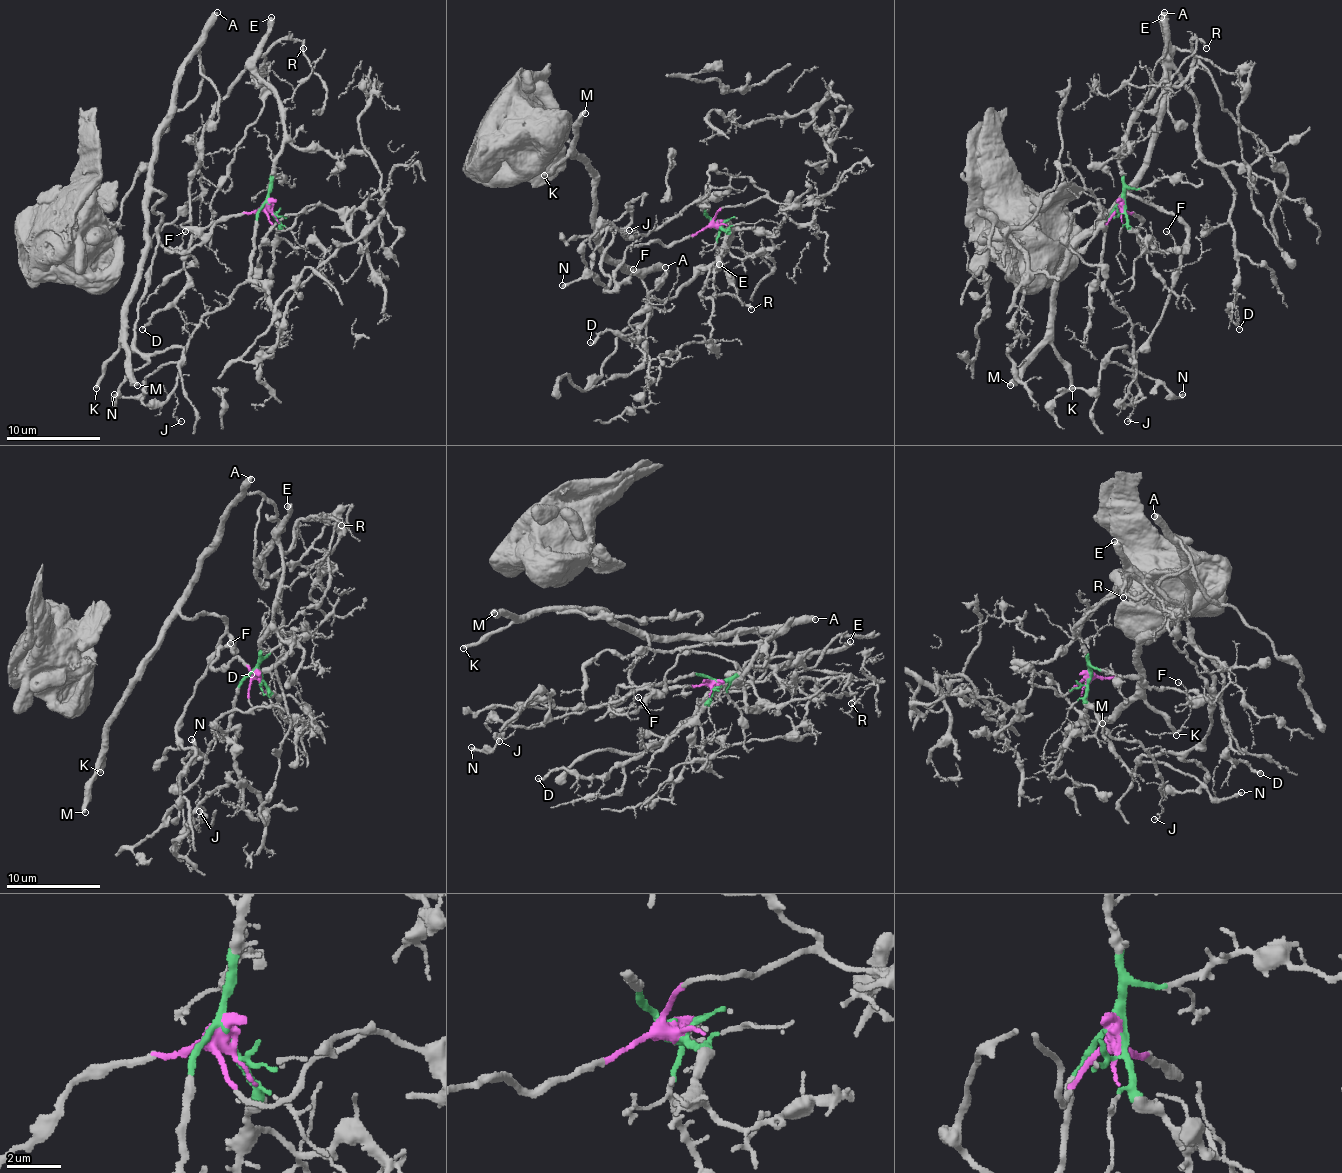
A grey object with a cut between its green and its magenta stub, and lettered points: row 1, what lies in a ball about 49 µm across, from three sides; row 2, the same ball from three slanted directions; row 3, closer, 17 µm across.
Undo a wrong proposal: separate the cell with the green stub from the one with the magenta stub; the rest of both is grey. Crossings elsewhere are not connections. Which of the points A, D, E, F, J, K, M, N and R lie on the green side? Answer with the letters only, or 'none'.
D, E, J, R

